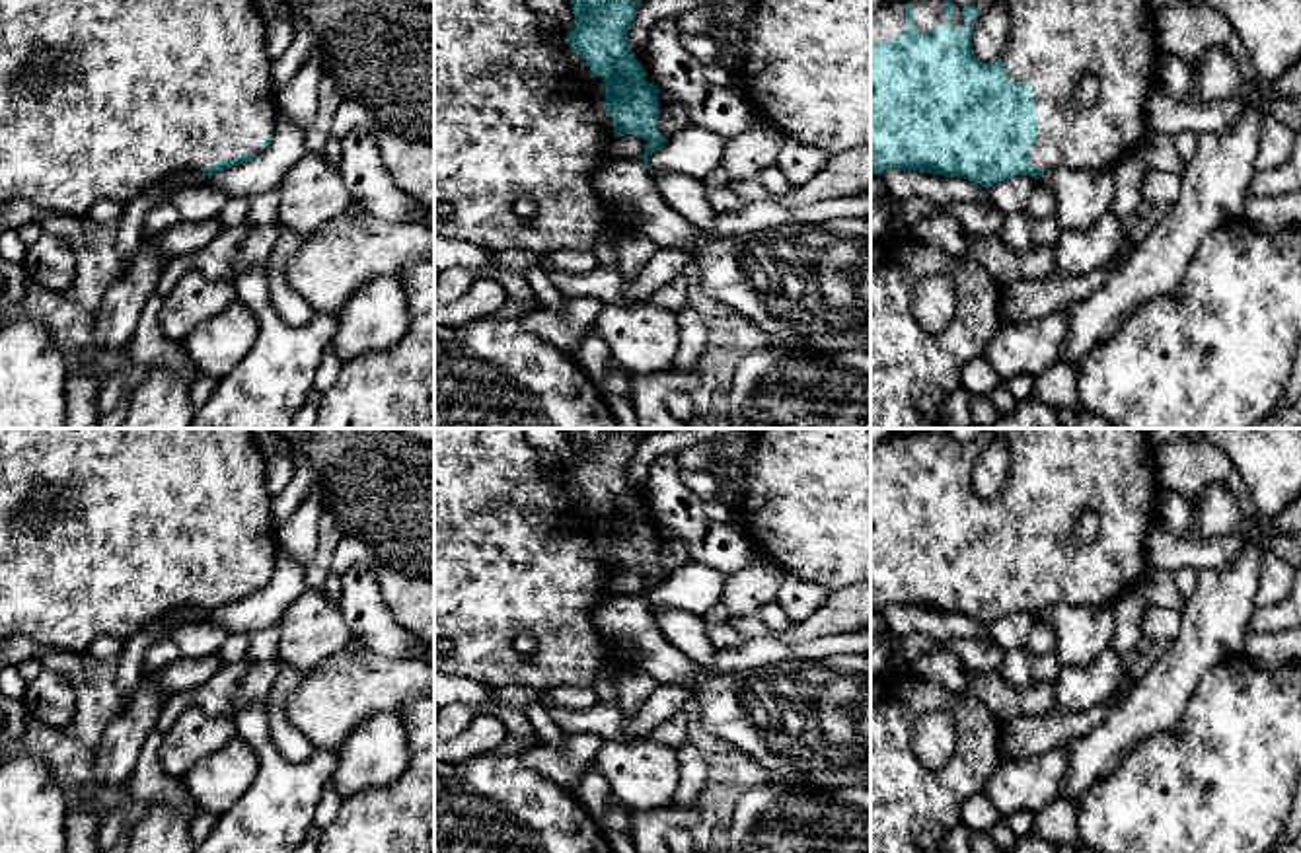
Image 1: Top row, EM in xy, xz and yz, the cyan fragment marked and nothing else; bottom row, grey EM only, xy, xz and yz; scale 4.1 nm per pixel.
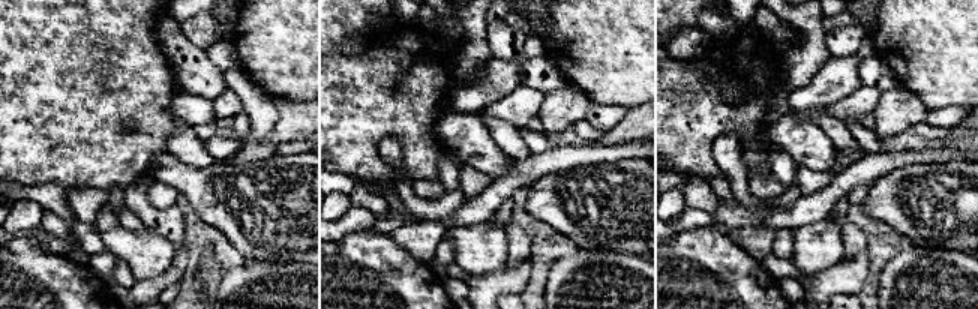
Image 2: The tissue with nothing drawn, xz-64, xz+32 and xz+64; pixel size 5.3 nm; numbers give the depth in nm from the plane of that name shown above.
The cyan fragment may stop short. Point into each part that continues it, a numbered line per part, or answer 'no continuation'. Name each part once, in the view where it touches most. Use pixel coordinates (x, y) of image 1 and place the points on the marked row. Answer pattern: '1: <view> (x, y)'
1: yz (889, 20)

